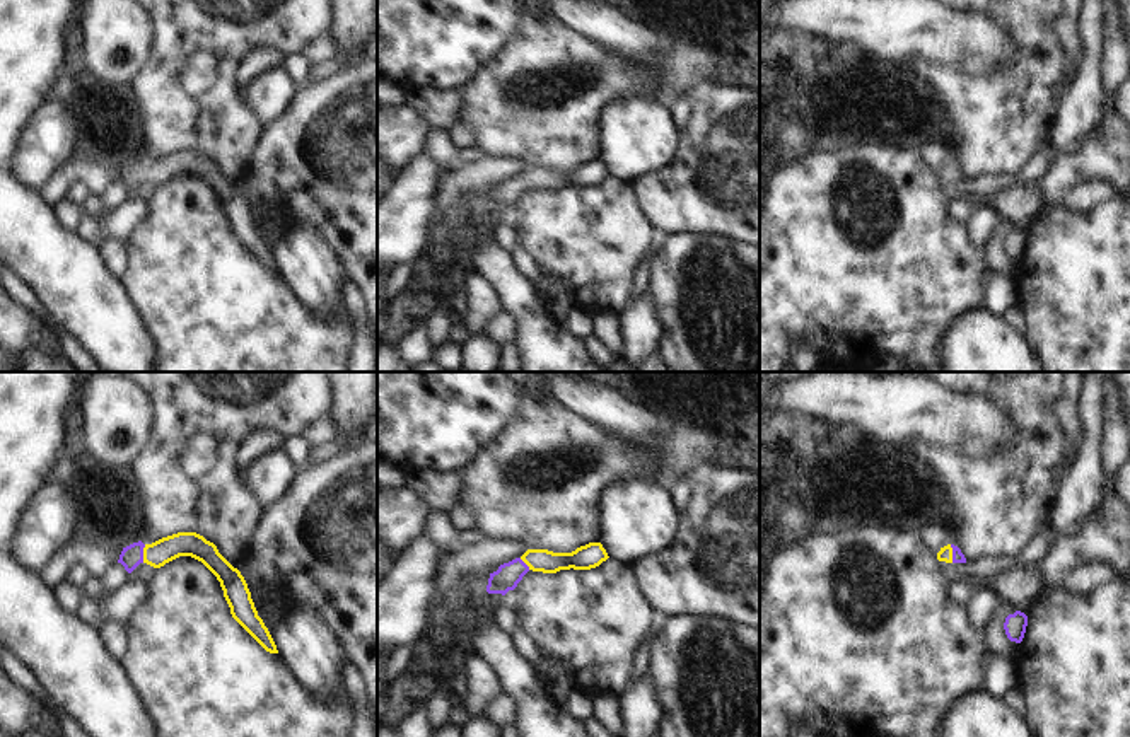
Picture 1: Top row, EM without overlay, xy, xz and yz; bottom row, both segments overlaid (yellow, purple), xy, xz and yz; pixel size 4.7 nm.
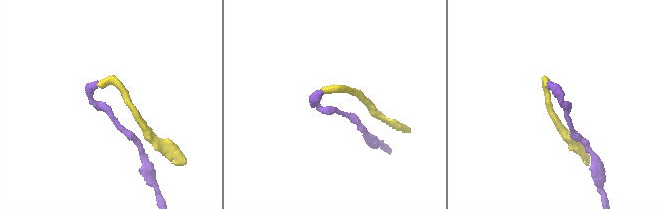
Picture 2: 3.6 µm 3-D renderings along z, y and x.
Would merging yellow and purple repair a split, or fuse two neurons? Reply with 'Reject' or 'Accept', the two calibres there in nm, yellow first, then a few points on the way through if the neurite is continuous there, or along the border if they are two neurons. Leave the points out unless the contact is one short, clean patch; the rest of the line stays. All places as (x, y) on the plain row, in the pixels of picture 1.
Accept. Thickness 120 nm (yellow) against 100 nm. Path across: xy (193, 162), (144, 171), (132, 174).

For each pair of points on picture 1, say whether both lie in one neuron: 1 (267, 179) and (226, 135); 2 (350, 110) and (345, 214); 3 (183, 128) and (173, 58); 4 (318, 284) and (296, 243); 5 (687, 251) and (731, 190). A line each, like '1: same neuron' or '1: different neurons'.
1: different neurons
2: same neuron
3: same neuron
4: same neuron
5: different neurons

